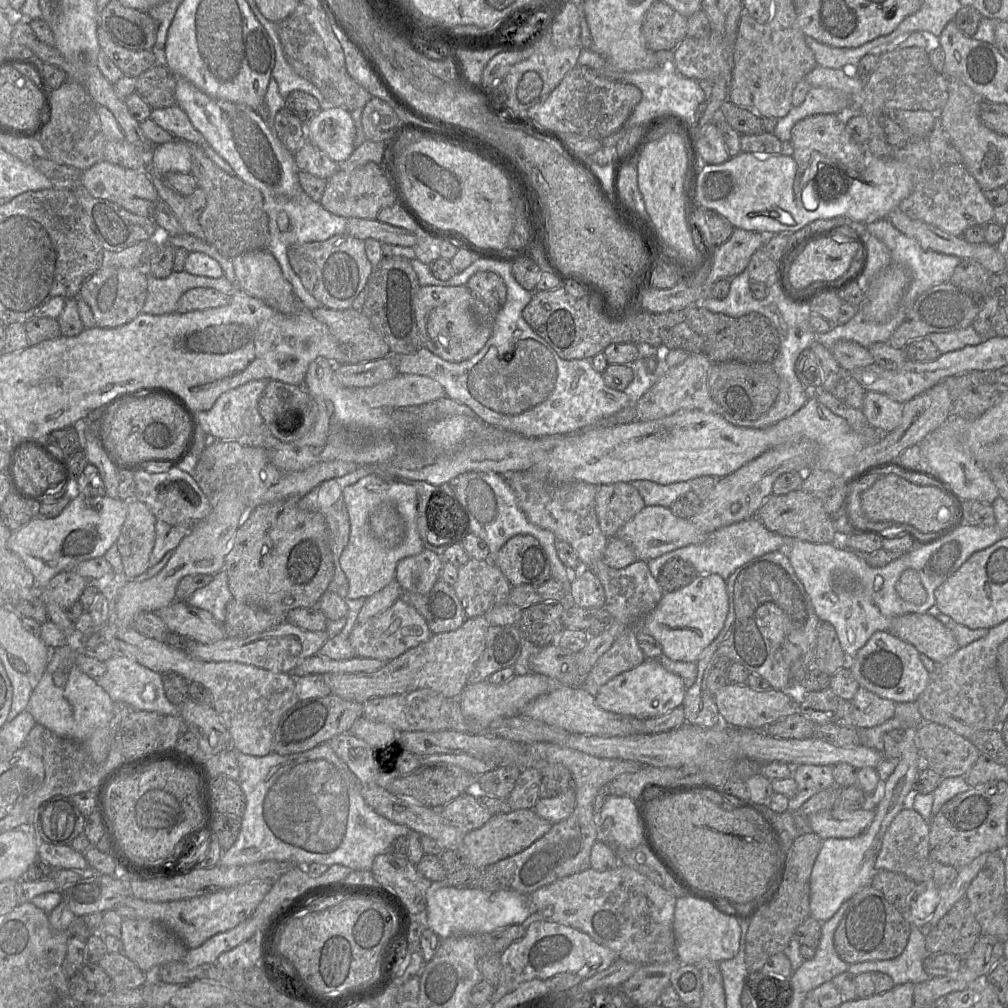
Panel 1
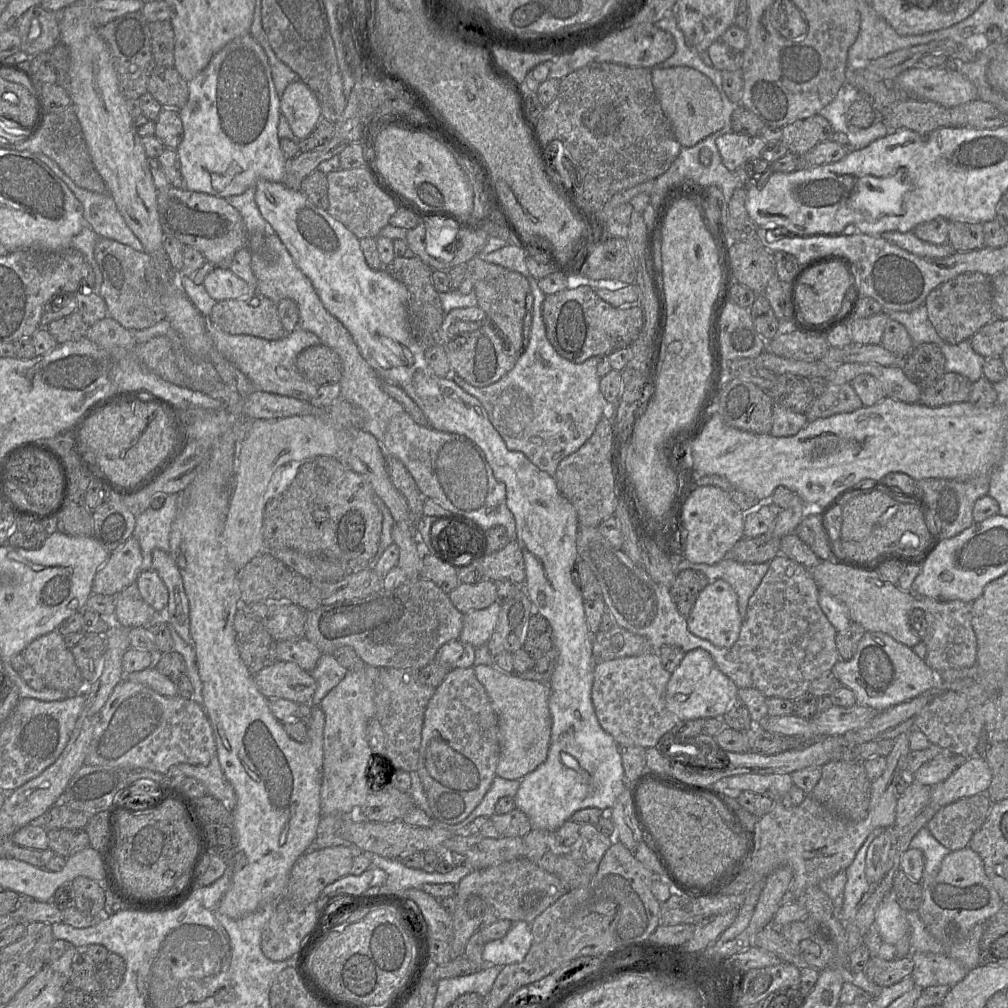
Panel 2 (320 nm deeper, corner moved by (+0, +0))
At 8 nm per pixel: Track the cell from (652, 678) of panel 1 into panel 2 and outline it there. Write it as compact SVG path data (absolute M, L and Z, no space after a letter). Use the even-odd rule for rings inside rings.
M698 648L686 652L679 666L671 673L666 687L666 707L681 721L722 718L737 696L735 683L718 669L707 651Z

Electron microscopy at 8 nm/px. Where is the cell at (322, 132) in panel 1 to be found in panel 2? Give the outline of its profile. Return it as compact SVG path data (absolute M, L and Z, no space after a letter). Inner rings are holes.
M246 34L235 38L219 50L210 60L208 65L188 82L189 99L187 104L180 109L180 117L183 123L184 137L176 153L179 160L179 168L184 179L184 188L193 191L205 193L226 199L230 196L240 195L247 189L252 188L260 180L269 182L282 182L285 175L285 166L287 159L284 156L278 137L278 123L280 117L280 96L278 95L271 75L271 68L267 56L261 45L251 36Z

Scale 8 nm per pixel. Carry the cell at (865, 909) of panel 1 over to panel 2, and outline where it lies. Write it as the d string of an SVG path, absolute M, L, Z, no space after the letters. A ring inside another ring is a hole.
M877 955L871 956L865 973L879 987L892 986L913 973L914 963L911 956L886 961Z

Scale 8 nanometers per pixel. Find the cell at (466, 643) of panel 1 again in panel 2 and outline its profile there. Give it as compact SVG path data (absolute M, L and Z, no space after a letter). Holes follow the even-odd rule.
M275 661L253 675L260 693L267 699L286 699L297 704L309 703L316 691L316 681L292 662Z

